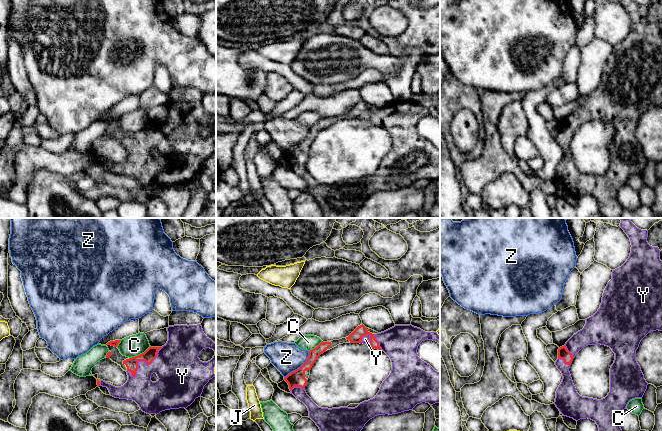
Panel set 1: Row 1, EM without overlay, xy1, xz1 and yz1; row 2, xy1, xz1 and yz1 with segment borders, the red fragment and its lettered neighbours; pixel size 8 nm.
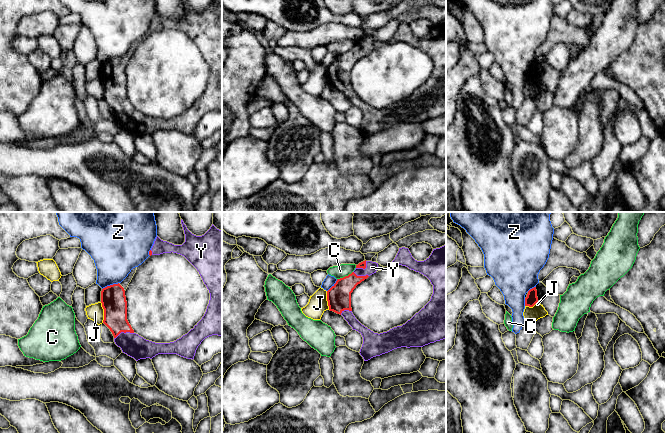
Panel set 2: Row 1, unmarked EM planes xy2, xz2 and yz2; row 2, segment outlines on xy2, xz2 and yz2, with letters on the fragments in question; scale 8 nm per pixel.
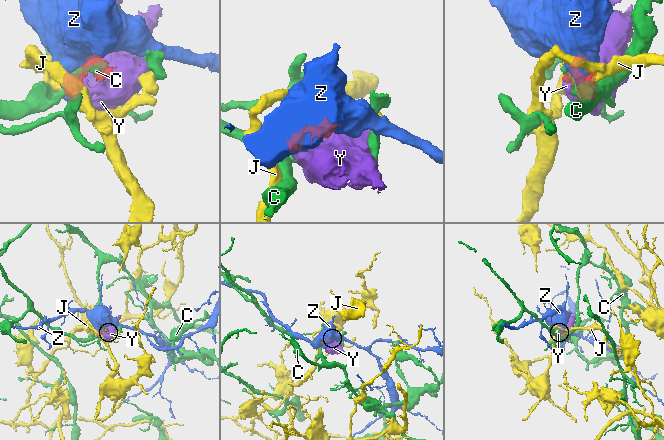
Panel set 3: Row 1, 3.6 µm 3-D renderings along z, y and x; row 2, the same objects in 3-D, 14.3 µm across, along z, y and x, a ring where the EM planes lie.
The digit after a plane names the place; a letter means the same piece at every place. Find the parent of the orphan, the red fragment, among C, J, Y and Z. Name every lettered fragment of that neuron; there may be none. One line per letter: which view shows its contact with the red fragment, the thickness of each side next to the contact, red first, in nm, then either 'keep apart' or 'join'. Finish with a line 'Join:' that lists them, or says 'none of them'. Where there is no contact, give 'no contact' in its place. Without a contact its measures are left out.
C: meets red in xy1; 100 nm thick on the red side, 170 nm on the other; keep apart
J: meets red in xy2; 200 nm thick on the red side, 140 nm on the other; keep apart
Y: meets red in xy1; 100 nm thick on the red side, 280 nm on the other; join
Z: meets red in xz1; 130 nm thick on the red side, 240 nm on the other; keep apart
Join: Y

